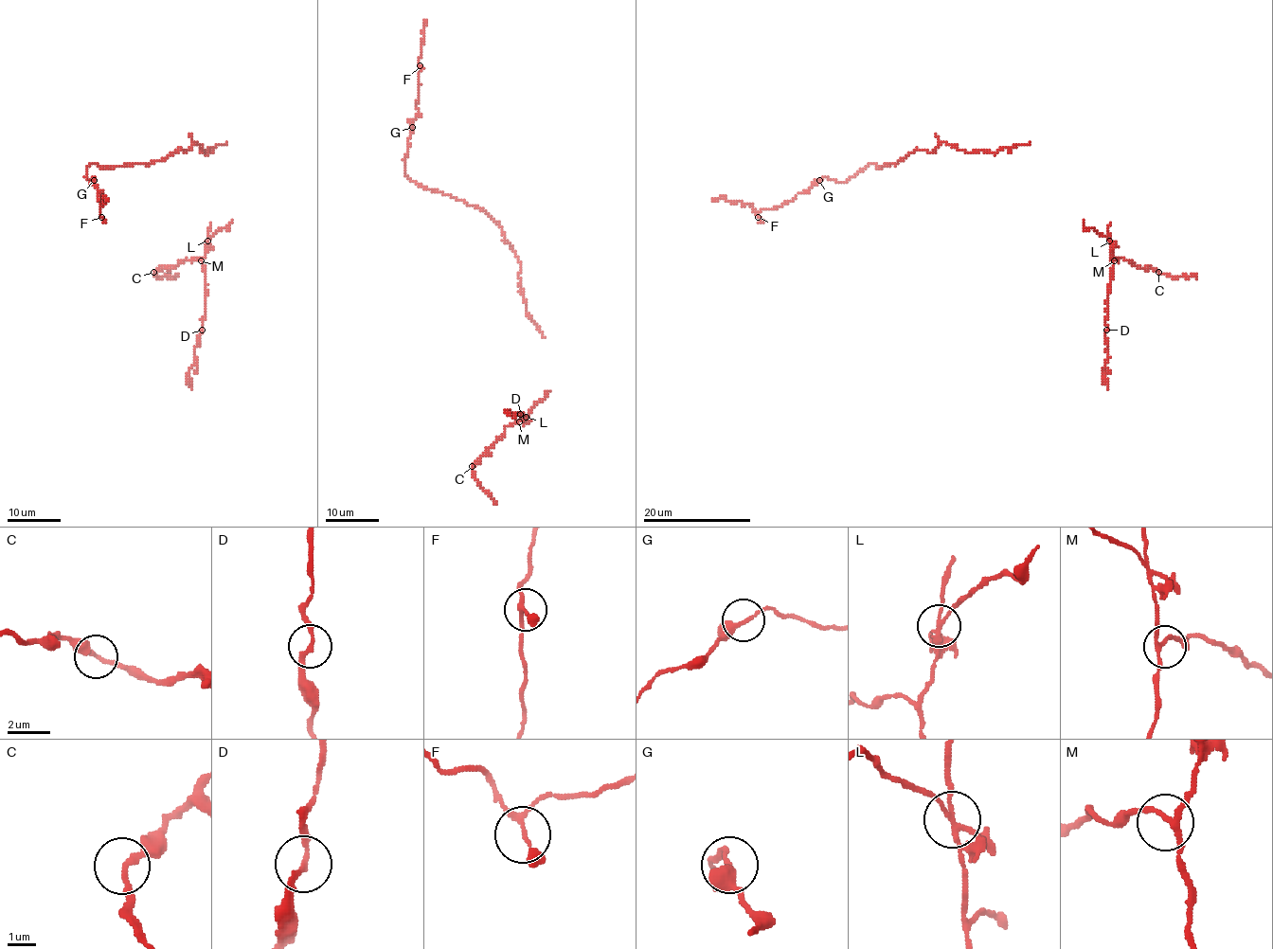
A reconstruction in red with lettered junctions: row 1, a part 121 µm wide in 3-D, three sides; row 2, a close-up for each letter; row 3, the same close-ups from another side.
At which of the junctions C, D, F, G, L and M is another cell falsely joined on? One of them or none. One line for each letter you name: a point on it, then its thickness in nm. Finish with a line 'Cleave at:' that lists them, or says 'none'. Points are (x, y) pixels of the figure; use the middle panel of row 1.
L: place (526, 417); calibre 180 nm
Cleave at: L

